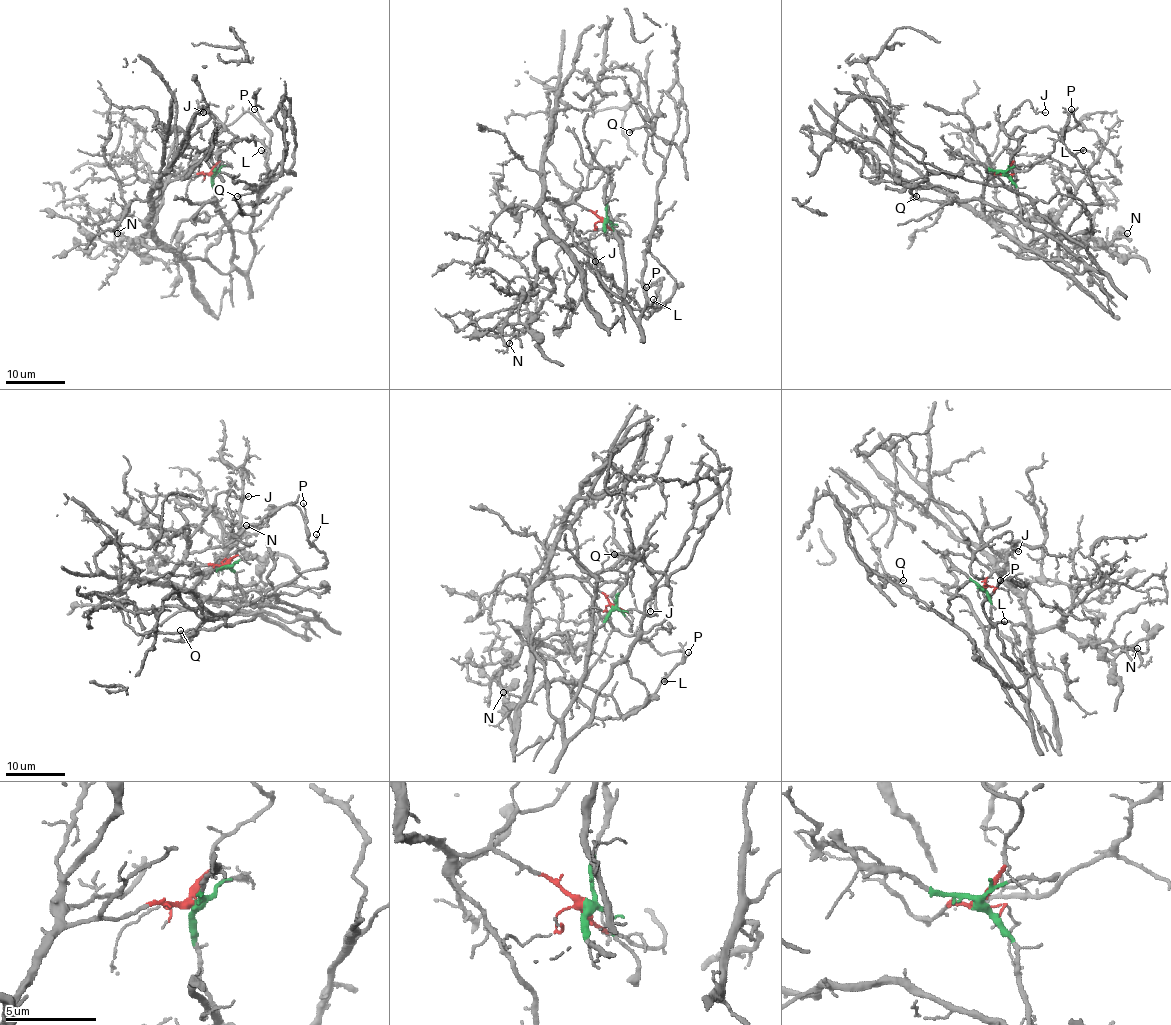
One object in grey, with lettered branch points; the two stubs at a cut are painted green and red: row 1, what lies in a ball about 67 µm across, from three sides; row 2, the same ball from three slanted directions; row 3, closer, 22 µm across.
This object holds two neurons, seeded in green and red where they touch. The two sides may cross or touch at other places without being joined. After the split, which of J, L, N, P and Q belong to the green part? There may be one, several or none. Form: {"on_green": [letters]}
{"on_green": ["L", "P", "Q"]}

